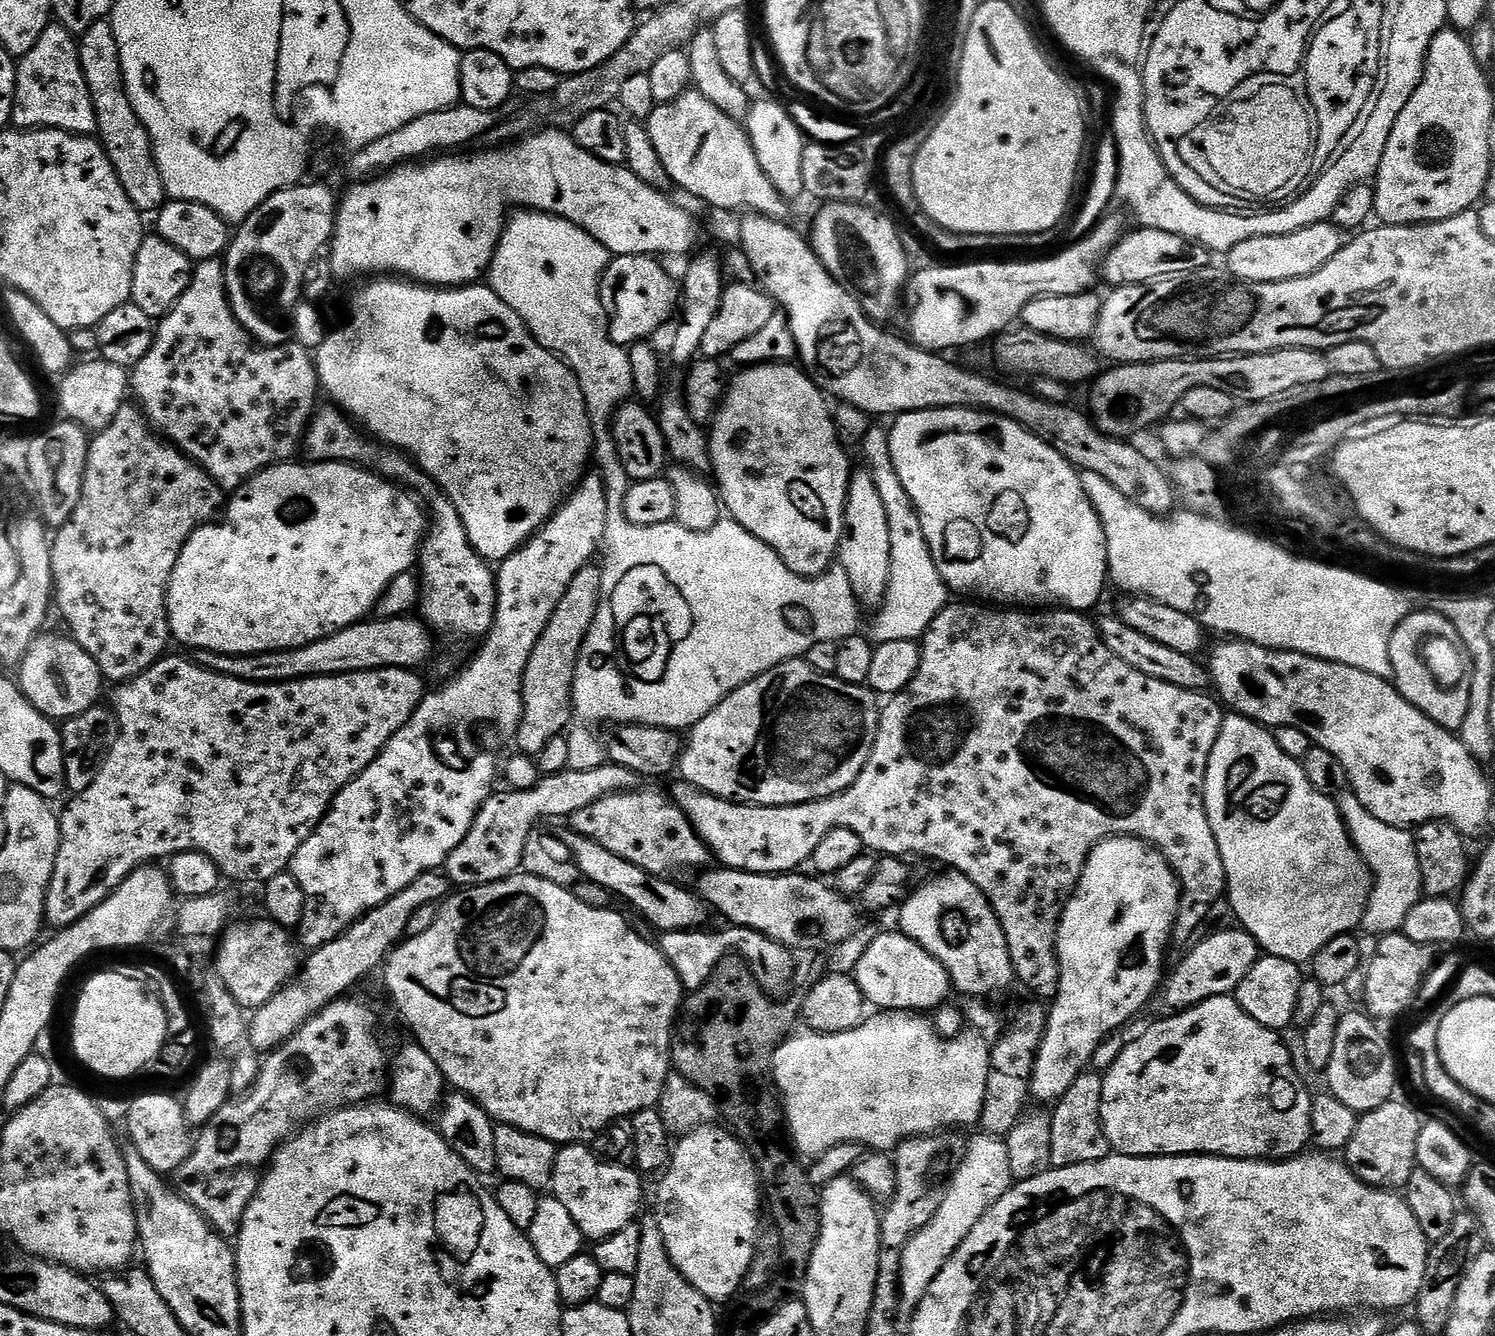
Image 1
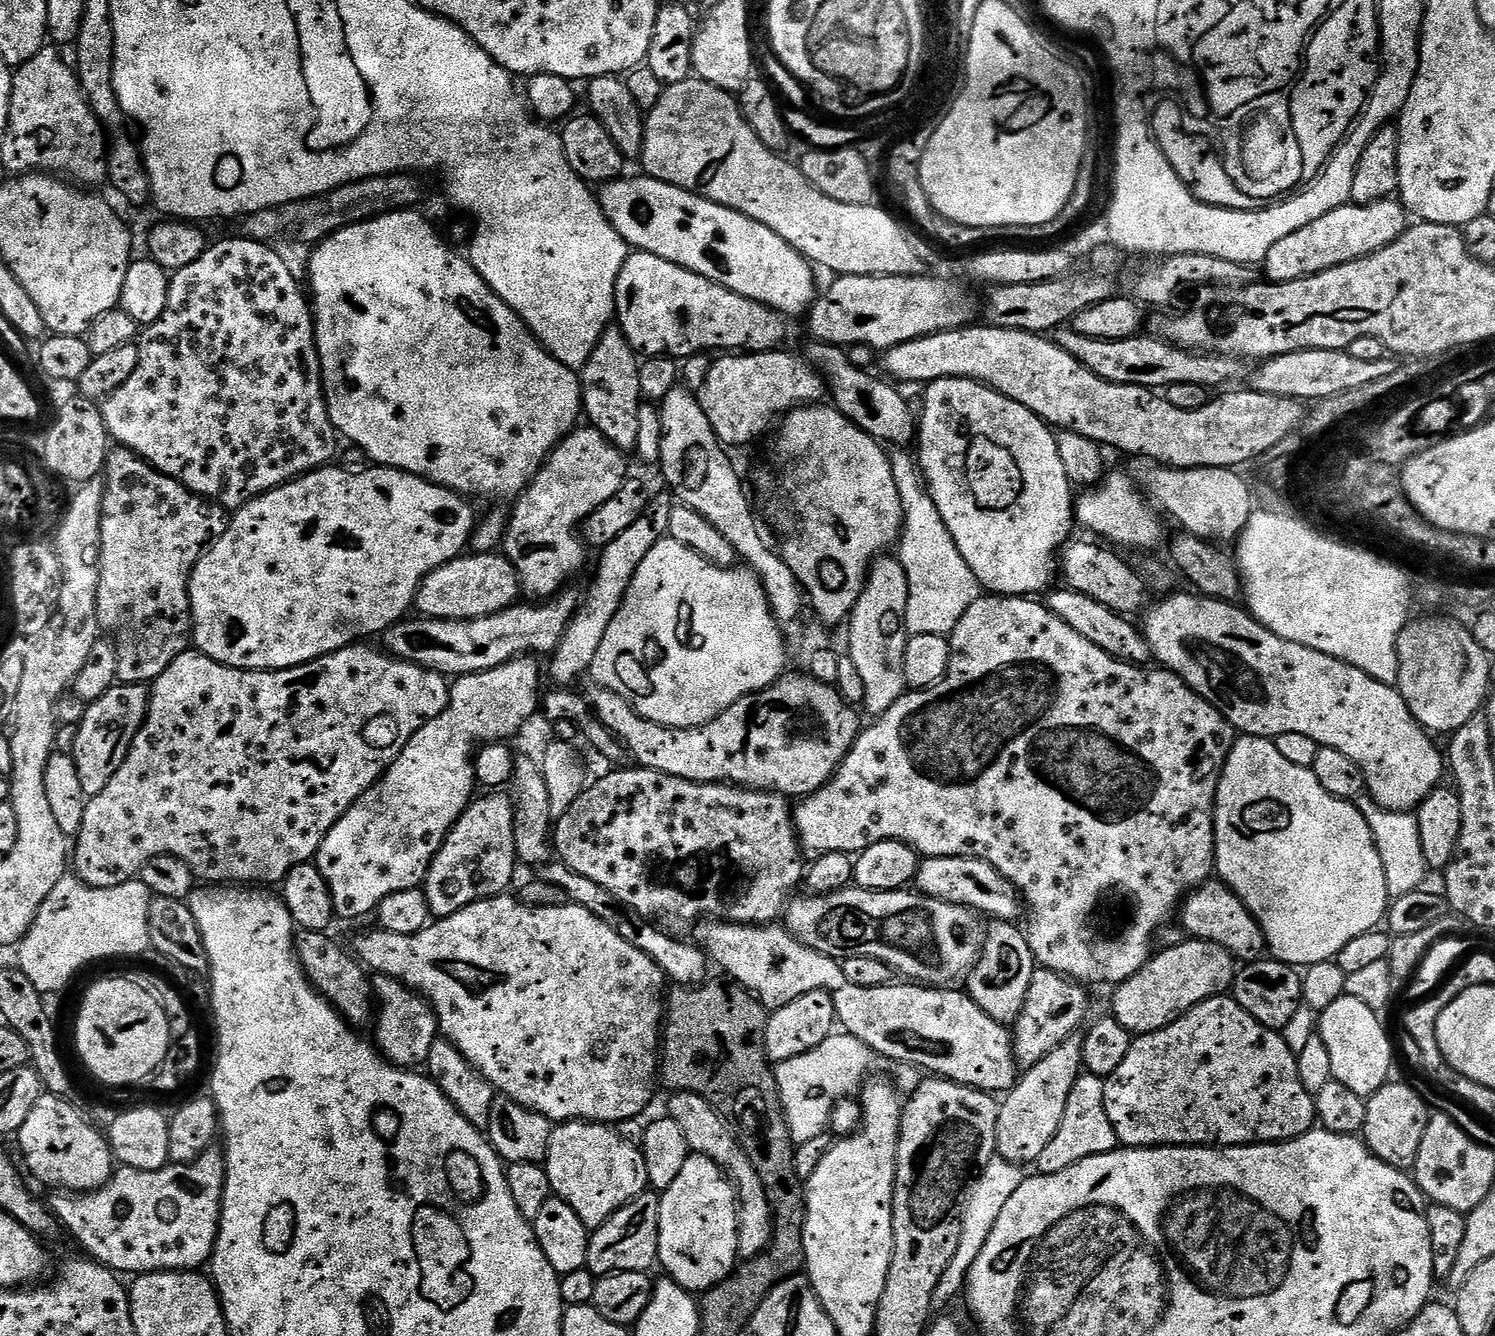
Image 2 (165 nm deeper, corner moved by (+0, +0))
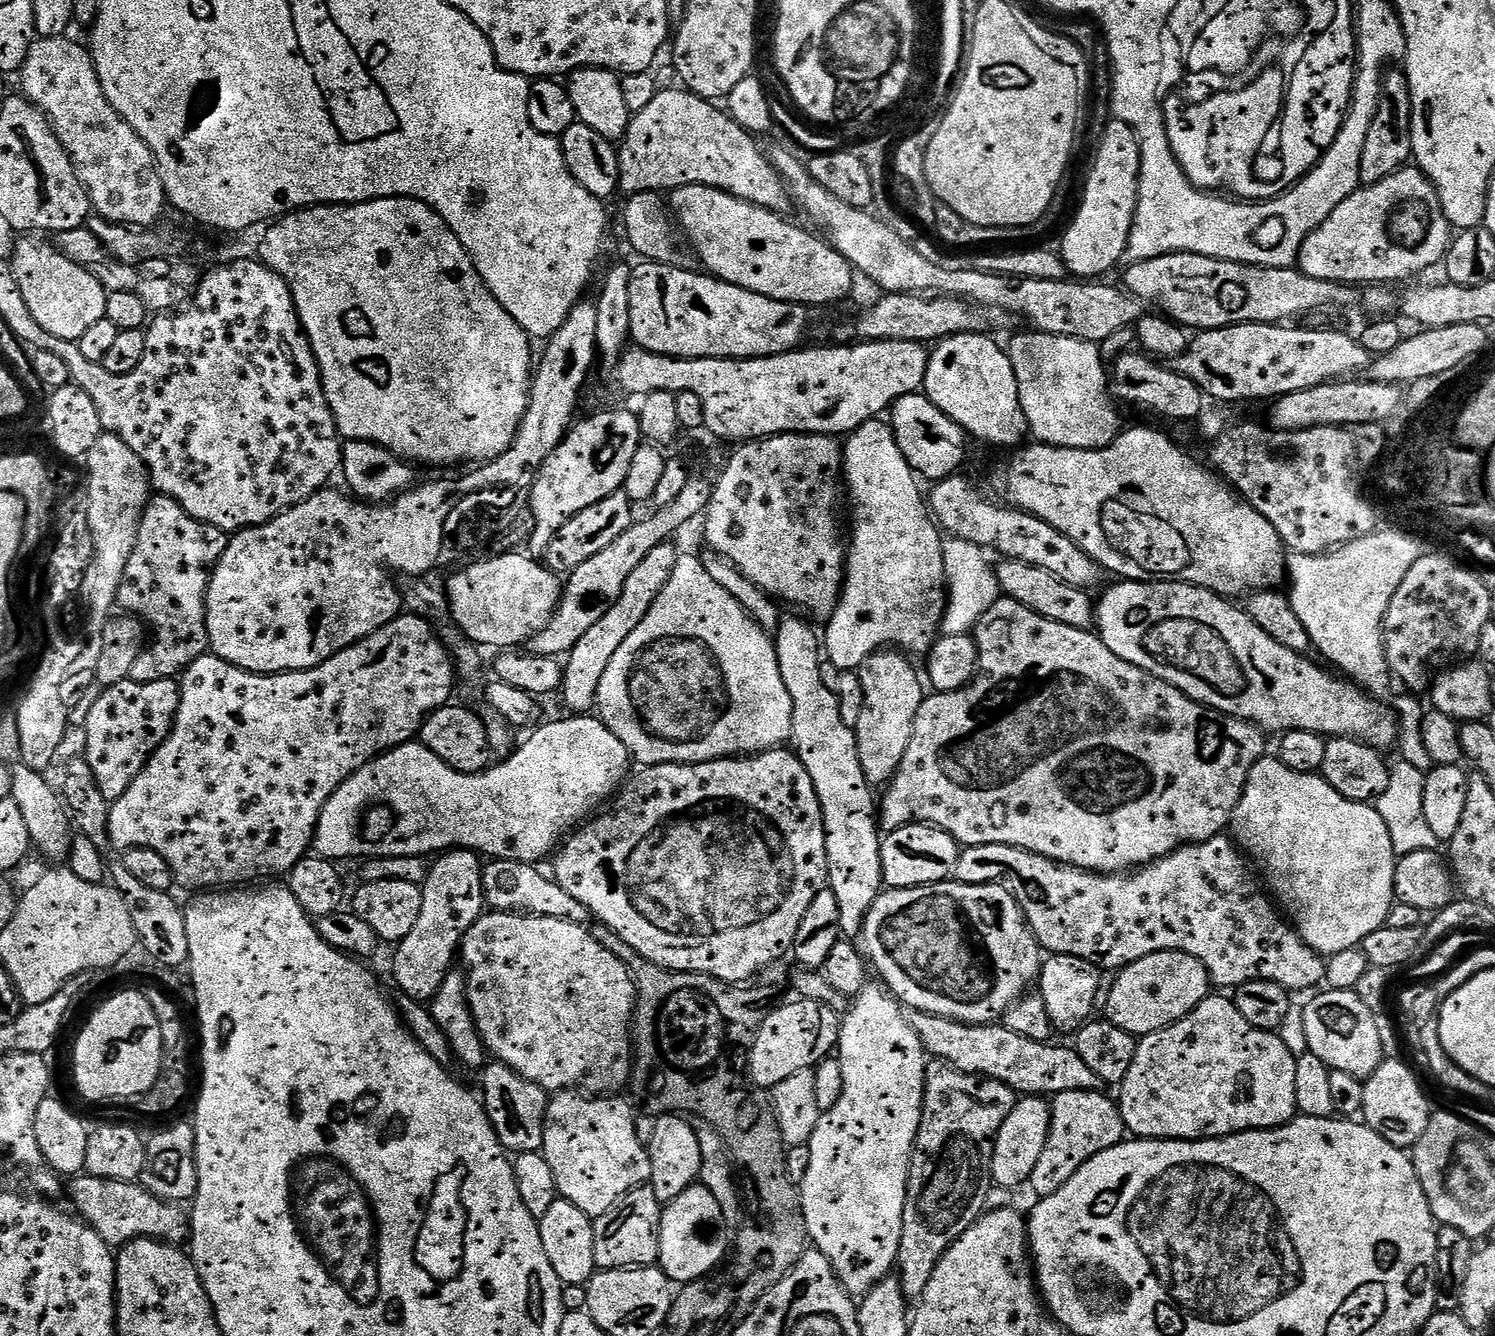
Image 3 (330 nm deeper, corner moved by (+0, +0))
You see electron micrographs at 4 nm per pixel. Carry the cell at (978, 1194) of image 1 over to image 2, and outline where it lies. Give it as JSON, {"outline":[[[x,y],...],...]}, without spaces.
{"outline":[[[999,1156],[993,1157],[987,1164],[986,1170],[981,1174],[980,1180],[971,1192],[968,1204],[964,1208],[962,1234],[960,1235],[958,1250],[955,1252],[950,1266],[943,1272],[943,1276],[939,1280],[938,1289],[935,1290],[932,1299],[933,1311],[940,1312],[959,1291],[960,1293],[963,1291],[968,1272],[977,1260],[978,1254],[981,1253],[990,1230],[997,1224],[998,1216],[1002,1214],[1002,1209],[1010,1200],[1010,1196],[1014,1194],[1015,1190],[1018,1190],[1025,1179],[1025,1171],[1019,1165],[1008,1163]]]}

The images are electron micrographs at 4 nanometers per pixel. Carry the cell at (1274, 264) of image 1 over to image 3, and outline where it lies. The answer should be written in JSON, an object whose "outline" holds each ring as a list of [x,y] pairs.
{"outline":[[[1405,166],[1377,184],[1361,186],[1346,202],[1342,202],[1304,239],[1300,247],[1298,267],[1310,278],[1345,286],[1392,286],[1395,280],[1408,280],[1420,276],[1427,268],[1441,263],[1448,253],[1454,229],[1438,202],[1436,188],[1415,166]]]}

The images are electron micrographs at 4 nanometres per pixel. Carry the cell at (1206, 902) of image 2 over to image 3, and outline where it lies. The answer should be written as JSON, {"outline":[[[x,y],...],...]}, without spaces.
{"outline":[[[1221,834],[1210,838],[1204,844],[1186,844],[1183,848],[1179,848],[1177,852],[1172,852],[1168,856],[1163,856],[1161,860],[1155,860],[1152,864],[1145,864],[1135,870],[1129,871],[1127,874],[1085,872],[1083,868],[1071,868],[1068,864],[1058,864],[1055,860],[1039,856],[1033,852],[1027,852],[1018,846],[987,844],[986,846],[974,846],[973,848],[965,847],[958,858],[958,866],[956,867],[954,876],[955,879],[962,881],[963,884],[1001,883],[1005,886],[1010,886],[1011,891],[1016,897],[1016,901],[1020,903],[1020,909],[1024,911],[1024,916],[1028,919],[1028,925],[1031,926],[1032,933],[1036,936],[1036,940],[1040,943],[1040,947],[1045,953],[1054,956],[1077,956],[1083,960],[1089,960],[1089,962],[1095,964],[1101,970],[1107,970],[1107,968],[1119,970],[1155,952],[1185,952],[1204,963],[1208,971],[1209,981],[1215,987],[1217,984],[1220,987],[1217,989],[1220,990],[1228,990],[1224,988],[1235,990],[1241,988],[1246,982],[1254,982],[1255,980],[1273,980],[1274,982],[1278,982],[1278,986],[1287,988],[1289,993],[1292,994],[1304,992],[1307,988],[1313,987],[1312,989],[1315,989],[1317,986],[1323,985],[1325,983],[1325,957],[1308,946],[1302,937],[1297,934],[1295,927],[1283,915],[1280,915],[1281,917],[1276,916],[1276,912],[1278,913],[1277,905],[1270,899],[1269,893],[1262,887],[1261,881],[1259,879],[1256,881],[1252,877],[1251,870],[1244,868],[1245,857],[1242,855],[1241,849],[1229,837],[1229,841],[1226,837],[1227,835]]]}

